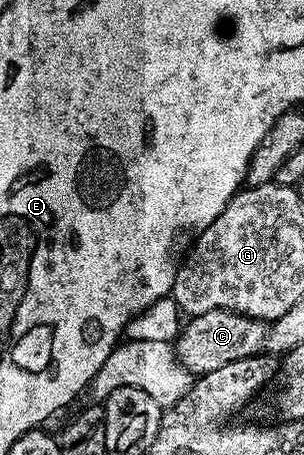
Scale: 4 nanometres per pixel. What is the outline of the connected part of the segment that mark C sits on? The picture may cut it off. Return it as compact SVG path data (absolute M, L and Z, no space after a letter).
M226 309L210 310L191 317L181 327L174 342L175 354L181 365L199 378L238 358L257 355L265 345L267 329L267 325L258 319Z

